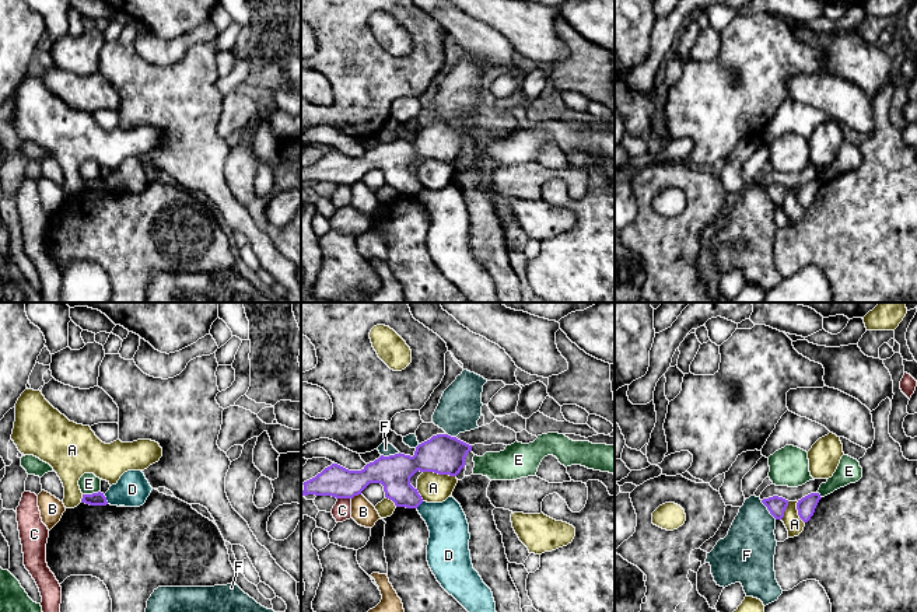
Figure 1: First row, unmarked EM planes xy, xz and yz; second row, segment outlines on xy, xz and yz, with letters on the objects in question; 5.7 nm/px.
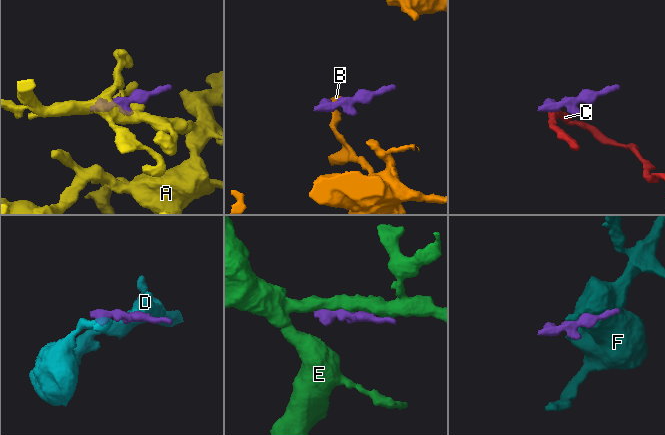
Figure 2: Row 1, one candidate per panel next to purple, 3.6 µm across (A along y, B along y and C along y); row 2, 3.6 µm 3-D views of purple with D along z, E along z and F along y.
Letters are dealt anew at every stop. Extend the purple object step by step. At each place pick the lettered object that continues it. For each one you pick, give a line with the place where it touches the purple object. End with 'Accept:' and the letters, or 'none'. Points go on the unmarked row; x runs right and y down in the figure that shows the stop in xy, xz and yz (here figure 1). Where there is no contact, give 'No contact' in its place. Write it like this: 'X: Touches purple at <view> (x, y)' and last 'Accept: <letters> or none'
Accept: none

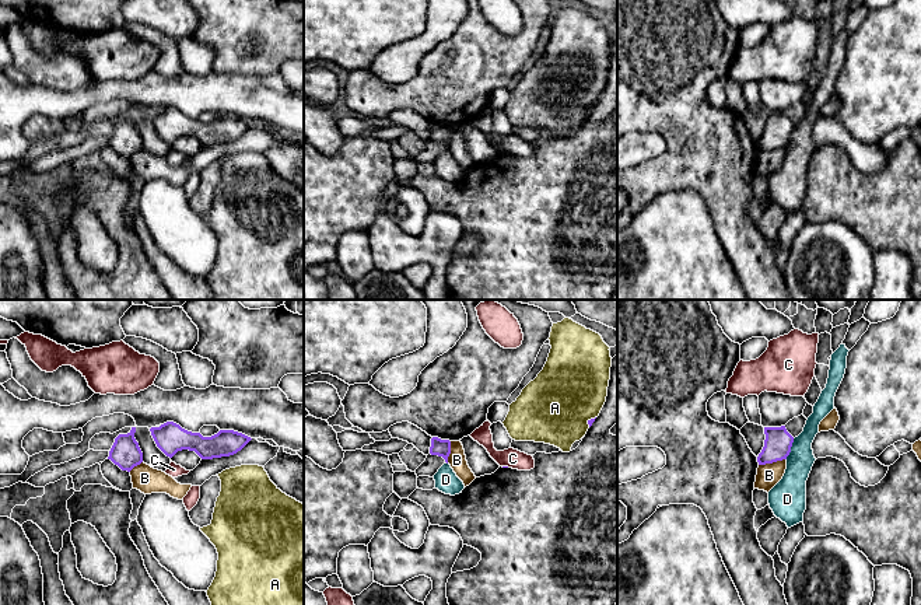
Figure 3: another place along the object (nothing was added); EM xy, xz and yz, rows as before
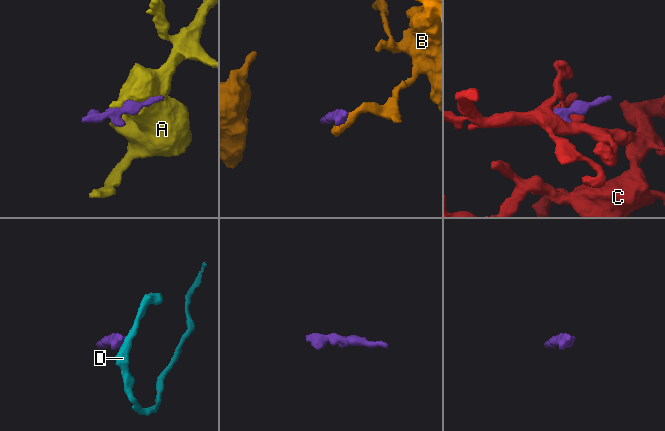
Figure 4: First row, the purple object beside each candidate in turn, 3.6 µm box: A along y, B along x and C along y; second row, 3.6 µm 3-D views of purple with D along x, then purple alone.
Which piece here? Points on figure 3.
Accept: none

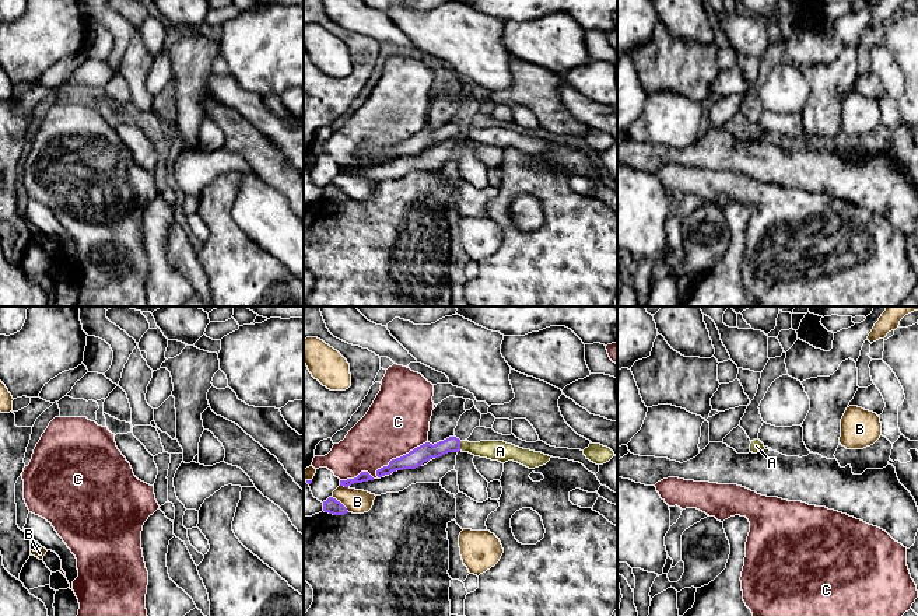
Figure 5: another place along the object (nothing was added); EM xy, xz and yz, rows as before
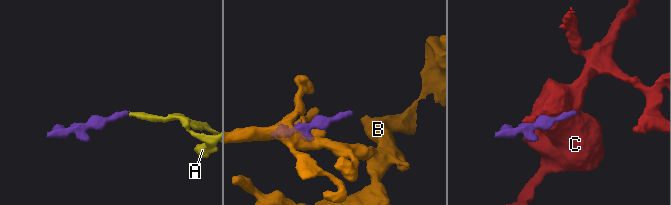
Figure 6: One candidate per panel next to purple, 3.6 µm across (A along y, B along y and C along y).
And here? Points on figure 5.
A: Touches purple at xz (459, 132)
Accept: A

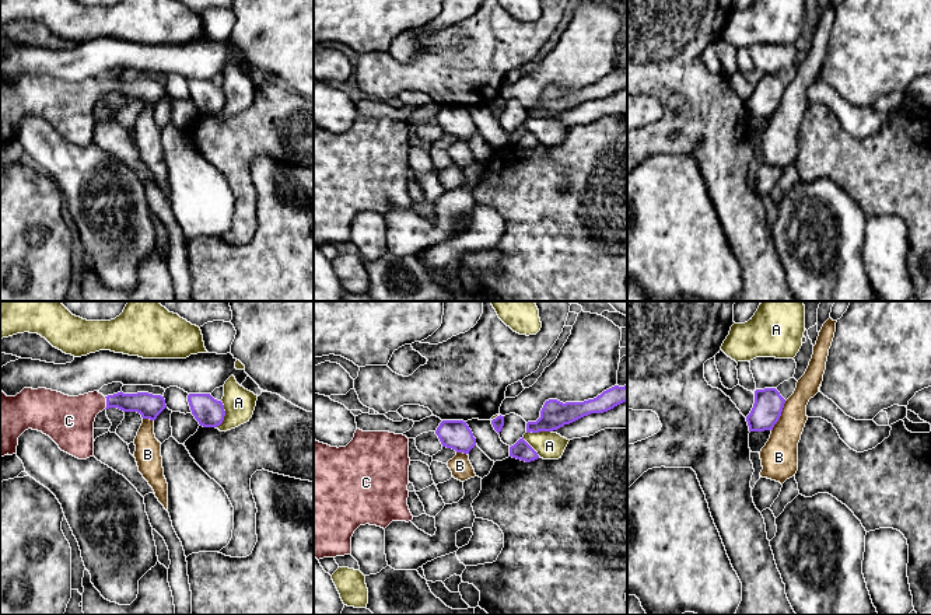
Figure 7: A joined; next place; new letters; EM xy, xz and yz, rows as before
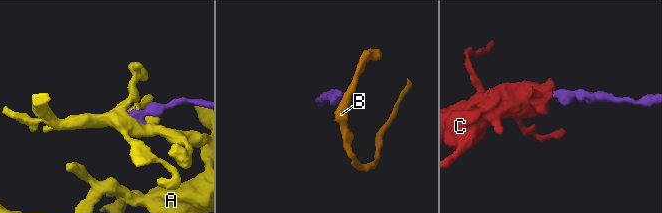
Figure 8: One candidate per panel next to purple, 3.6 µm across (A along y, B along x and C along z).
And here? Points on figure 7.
C: Touches purple at xy (107, 88)
Accept: C

